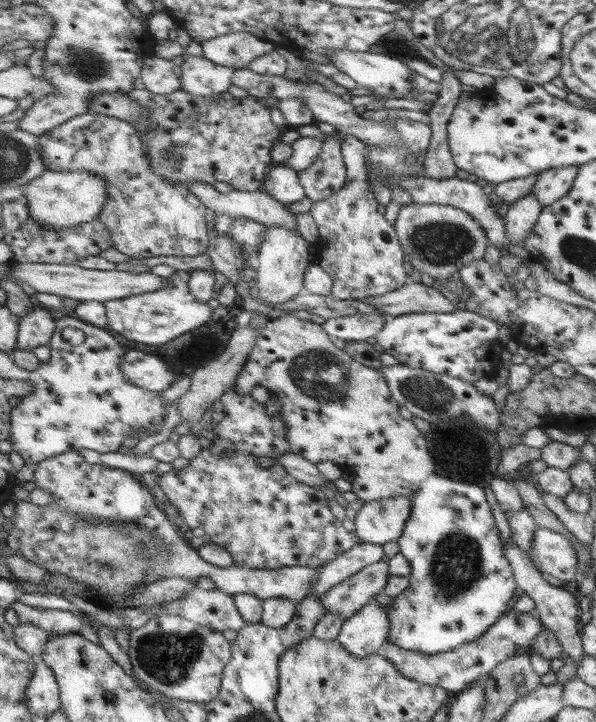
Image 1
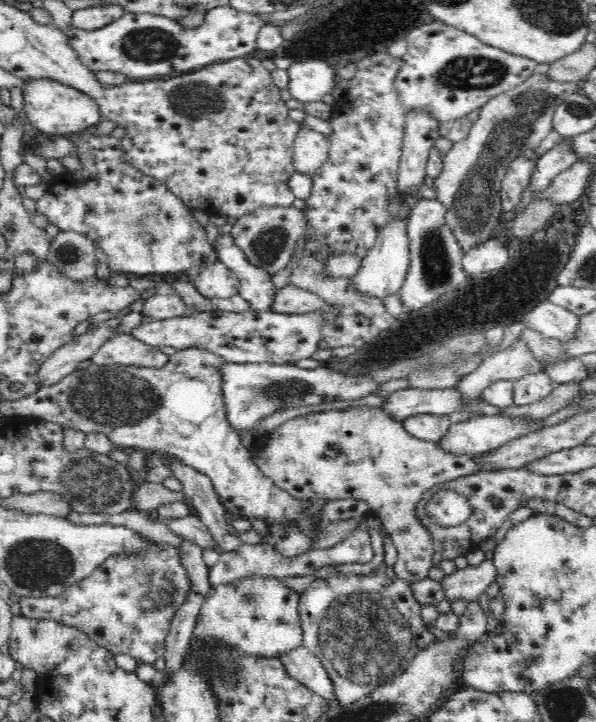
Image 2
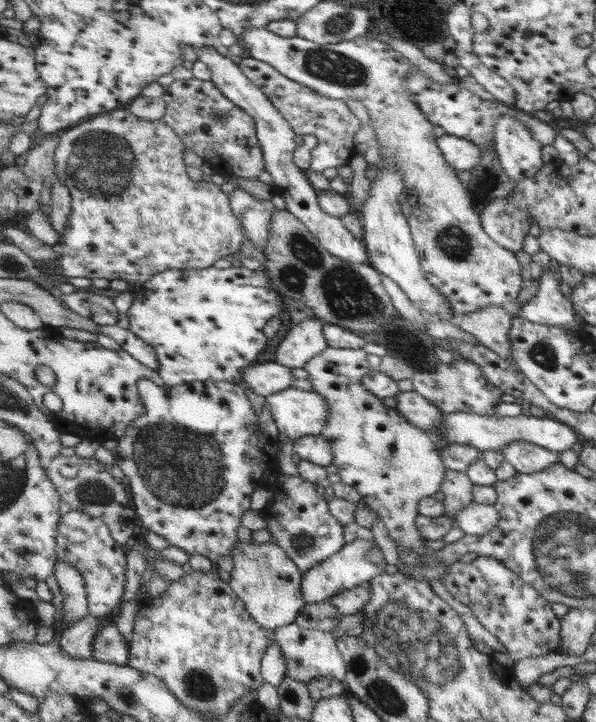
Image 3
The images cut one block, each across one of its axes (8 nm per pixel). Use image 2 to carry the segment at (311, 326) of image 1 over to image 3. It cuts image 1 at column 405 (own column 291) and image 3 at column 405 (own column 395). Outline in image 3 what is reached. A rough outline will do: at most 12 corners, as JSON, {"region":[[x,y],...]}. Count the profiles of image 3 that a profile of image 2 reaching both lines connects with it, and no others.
{"region":[[328,346],[304,370],[327,400],[342,482],[397,549],[440,582],[416,524],[448,471],[430,433],[363,385],[363,348]]}

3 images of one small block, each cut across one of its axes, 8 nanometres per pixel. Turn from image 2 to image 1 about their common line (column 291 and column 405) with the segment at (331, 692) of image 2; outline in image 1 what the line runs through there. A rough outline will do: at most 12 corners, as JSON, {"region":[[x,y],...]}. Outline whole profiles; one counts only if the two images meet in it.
{"region":[[511,609],[455,650],[379,654],[415,682],[466,691],[499,663],[534,652],[539,616]]}

